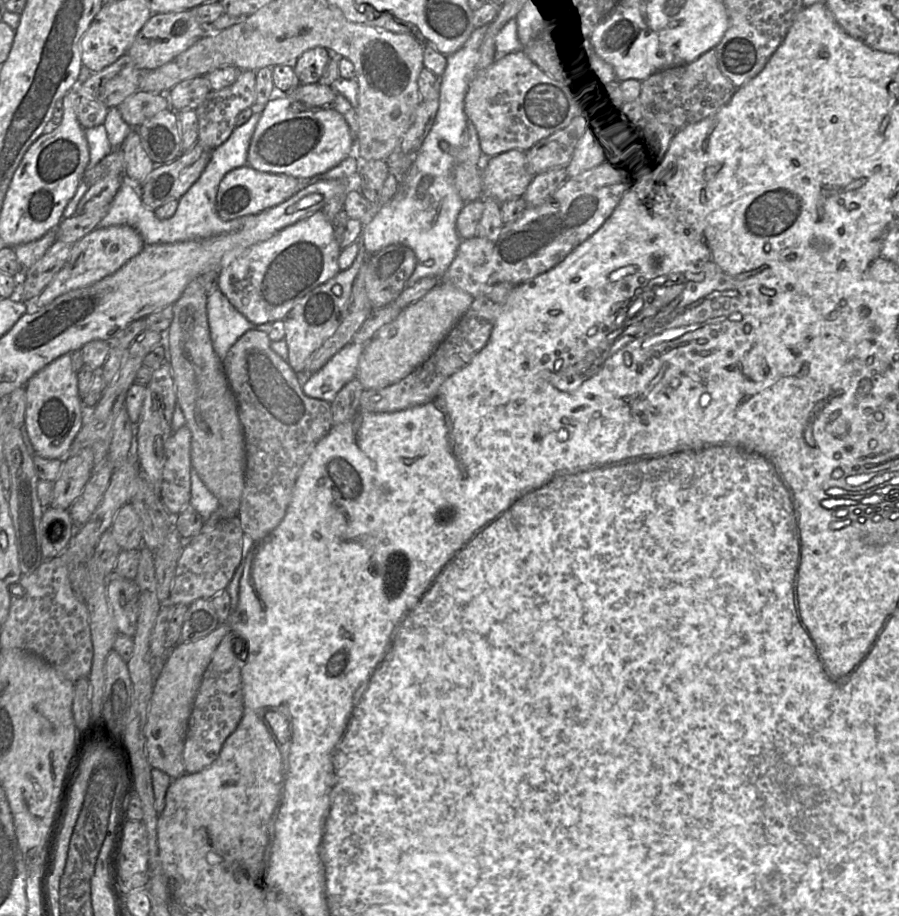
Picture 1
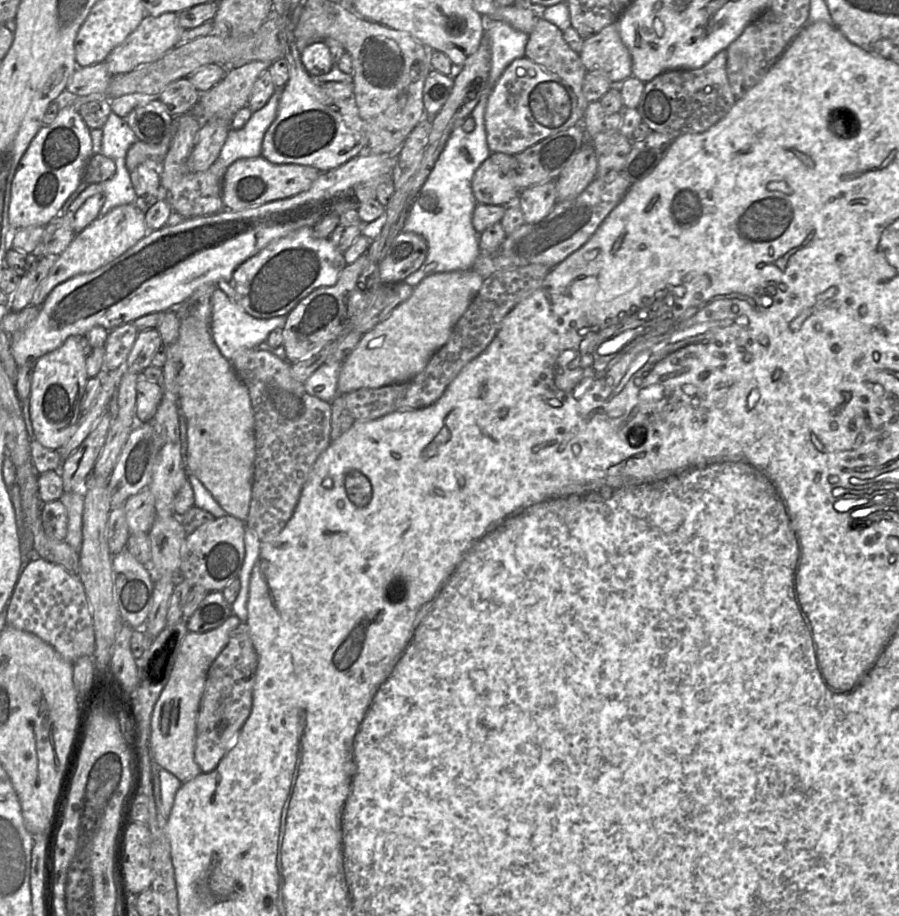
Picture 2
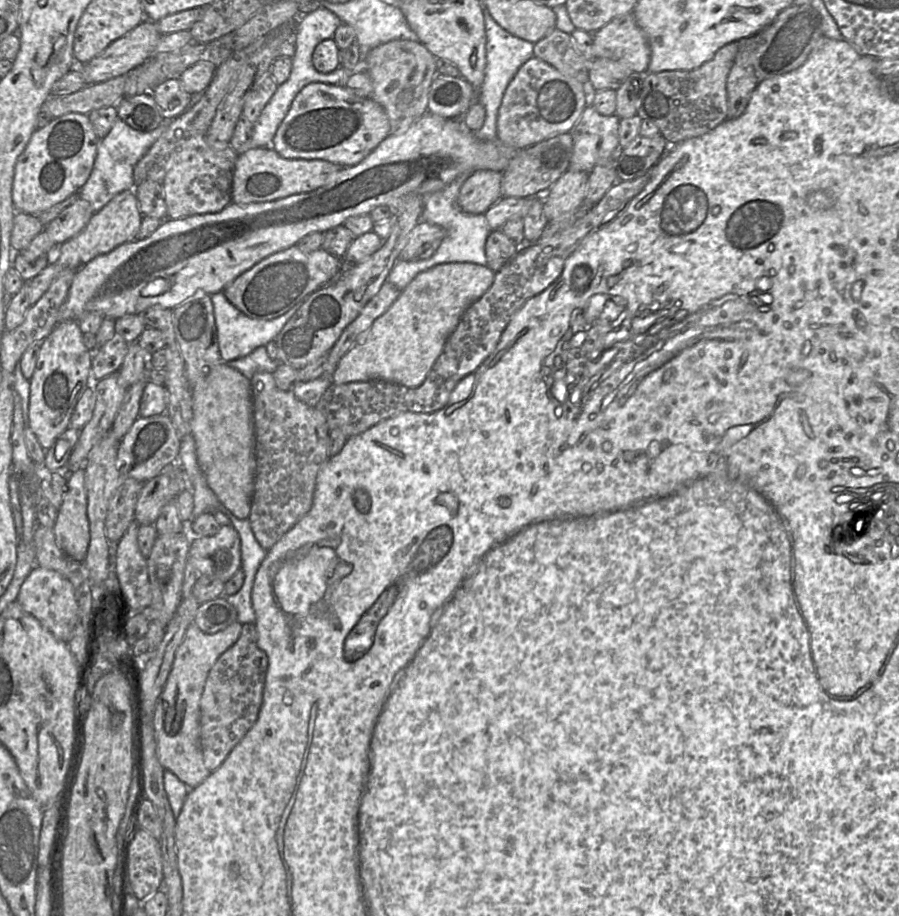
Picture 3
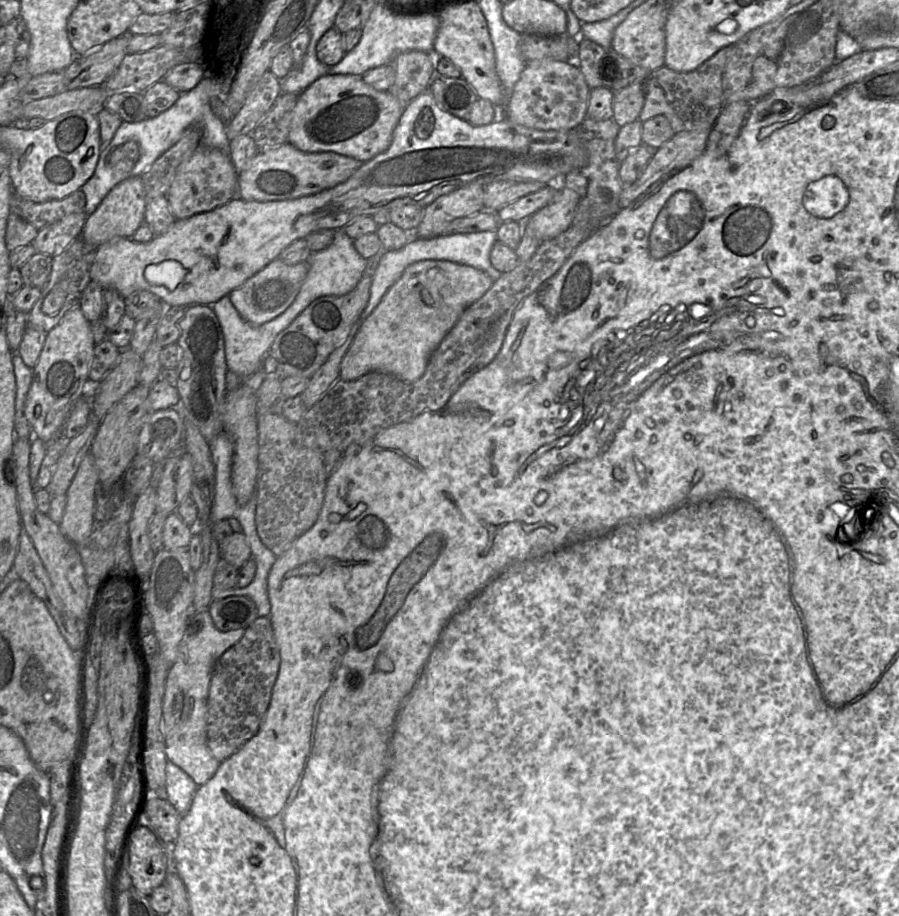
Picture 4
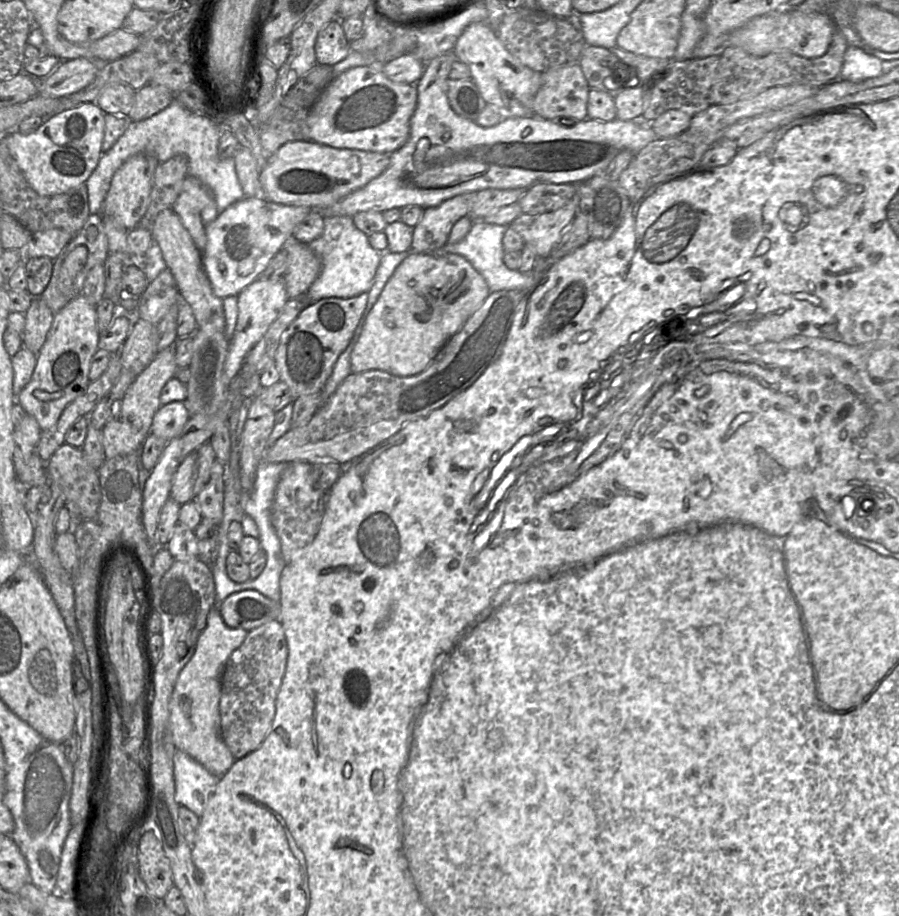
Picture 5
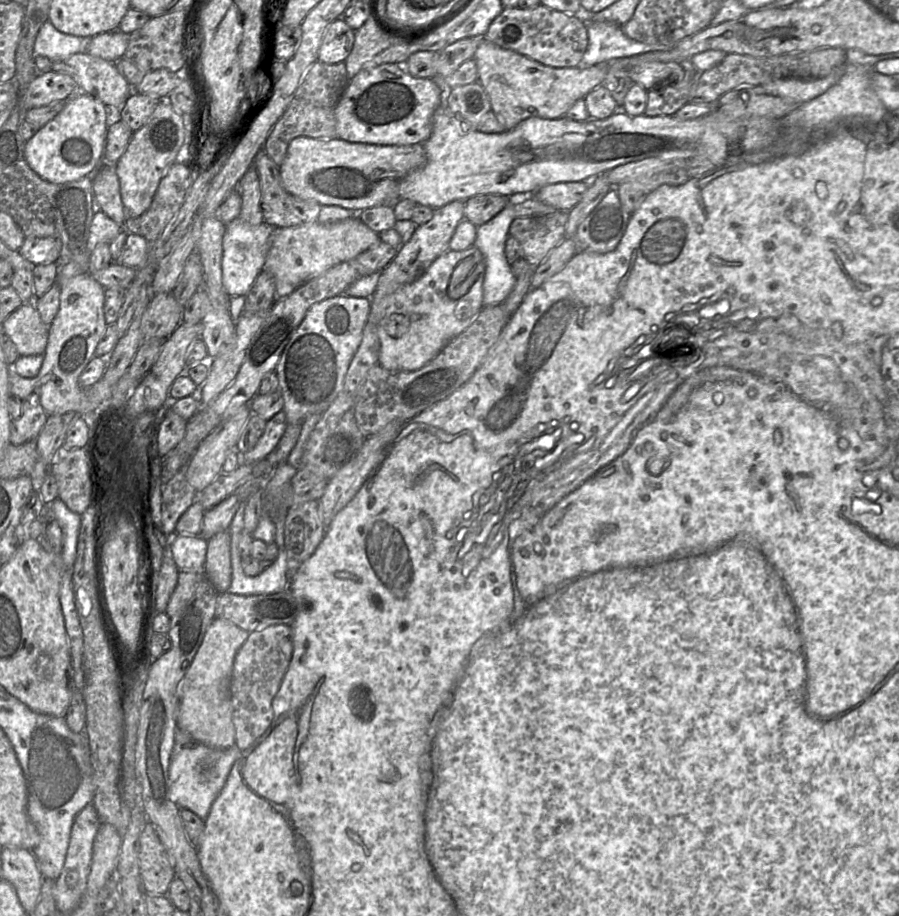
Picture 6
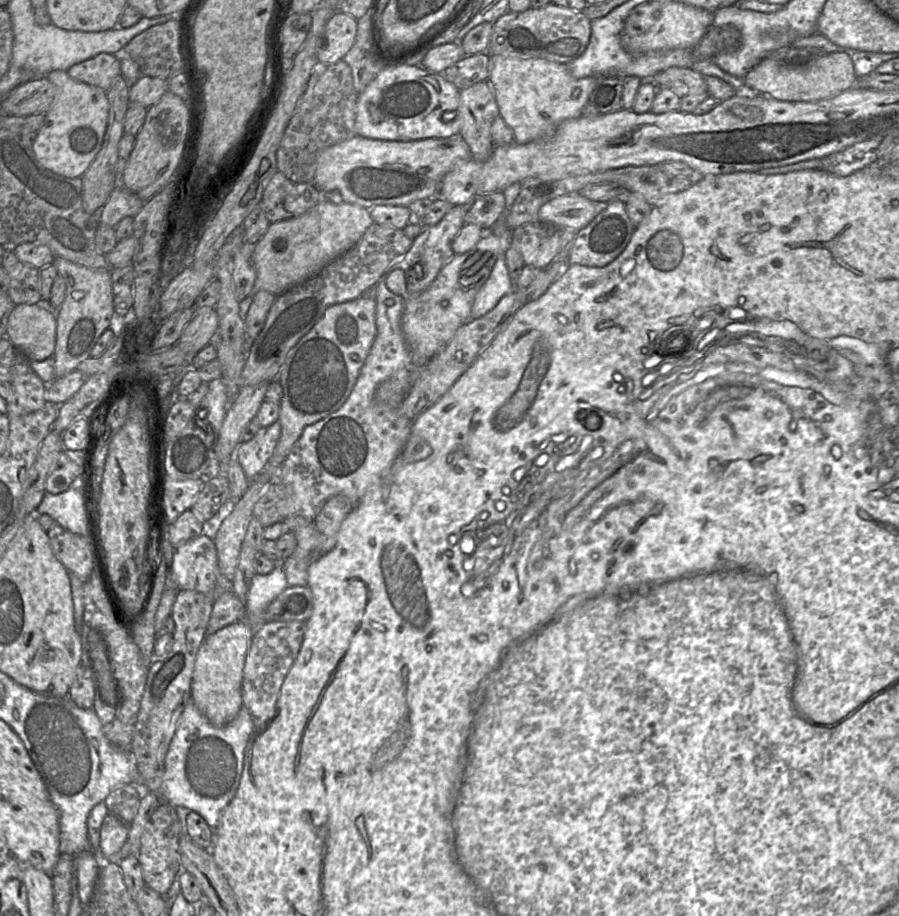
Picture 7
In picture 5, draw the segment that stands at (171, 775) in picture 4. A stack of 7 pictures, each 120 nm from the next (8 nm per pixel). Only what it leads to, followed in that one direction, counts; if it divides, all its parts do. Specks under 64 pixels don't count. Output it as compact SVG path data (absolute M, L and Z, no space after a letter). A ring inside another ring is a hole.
M181 750L174 754L175 801L201 817L211 794L215 791L221 777L211 774L203 765Z

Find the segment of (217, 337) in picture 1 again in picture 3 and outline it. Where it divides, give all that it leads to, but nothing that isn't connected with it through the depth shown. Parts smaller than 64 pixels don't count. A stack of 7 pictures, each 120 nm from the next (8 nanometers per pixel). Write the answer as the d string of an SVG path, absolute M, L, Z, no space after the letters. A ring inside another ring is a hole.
M223 292L211 295L214 308L215 322L221 359L224 362L242 358L260 346L275 340L284 325L295 314L301 303L296 304L283 315L271 320L257 320L245 315L236 308L225 296Z

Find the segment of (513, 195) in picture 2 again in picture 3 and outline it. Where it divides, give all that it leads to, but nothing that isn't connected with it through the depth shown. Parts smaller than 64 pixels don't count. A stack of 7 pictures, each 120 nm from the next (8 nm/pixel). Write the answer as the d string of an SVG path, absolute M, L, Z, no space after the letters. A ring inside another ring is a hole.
M477 170L462 184L458 205L466 213L484 214L502 197L502 172Z

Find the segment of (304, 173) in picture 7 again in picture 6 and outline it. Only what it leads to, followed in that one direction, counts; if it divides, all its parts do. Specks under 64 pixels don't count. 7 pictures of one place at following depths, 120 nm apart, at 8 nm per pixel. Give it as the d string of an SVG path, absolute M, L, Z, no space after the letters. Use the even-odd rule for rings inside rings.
M316 61L310 66L288 108L276 122L264 143L263 150L276 165L280 166L283 163L288 145L296 137L337 138L335 107L348 82L349 78L344 62L326 64Z

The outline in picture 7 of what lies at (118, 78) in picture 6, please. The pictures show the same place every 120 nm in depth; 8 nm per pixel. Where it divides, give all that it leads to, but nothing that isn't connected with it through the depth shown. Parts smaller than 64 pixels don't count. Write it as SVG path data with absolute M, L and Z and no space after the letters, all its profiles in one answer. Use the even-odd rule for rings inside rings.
M99 53L93 58L74 64L67 70L74 80L108 90L113 79L121 75L120 61L109 53Z

